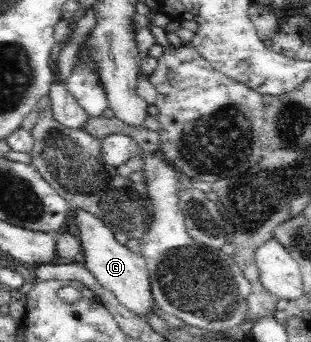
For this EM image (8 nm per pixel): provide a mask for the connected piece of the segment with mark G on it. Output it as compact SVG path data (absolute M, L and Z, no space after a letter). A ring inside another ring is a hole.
M77 209L75 224L80 232L80 242L85 258L84 266L104 289L108 289L116 296L126 309L146 319L150 313L154 312L154 296L152 296L147 261L141 255L128 250L126 245L118 243L111 226L100 221L95 215Z

